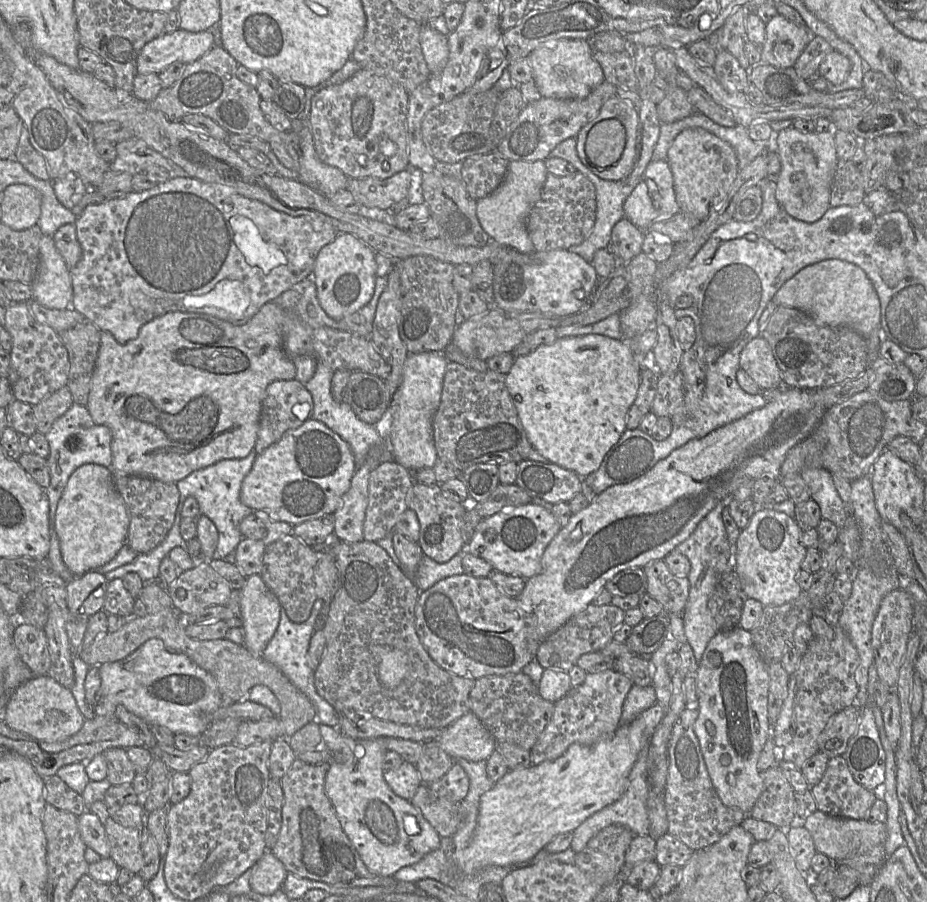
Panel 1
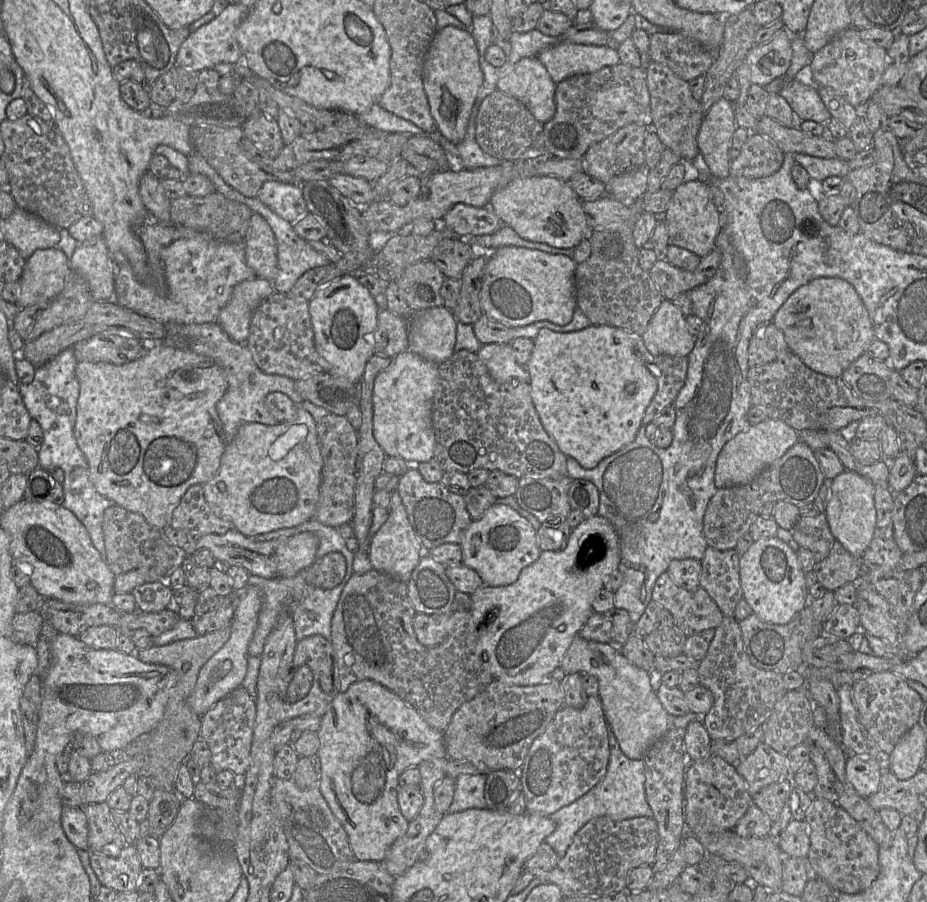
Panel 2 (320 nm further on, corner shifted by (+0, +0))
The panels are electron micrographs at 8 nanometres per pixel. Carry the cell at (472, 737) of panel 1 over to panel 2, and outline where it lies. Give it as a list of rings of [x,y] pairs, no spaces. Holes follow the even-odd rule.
[[[371,680],[355,682],[345,692],[338,692],[322,715],[315,733],[319,741],[316,757],[320,763],[321,795],[345,830],[355,859],[383,861],[390,846],[406,832],[409,823],[401,814],[397,800],[398,778],[406,769],[418,767],[425,760],[446,758],[443,733],[429,726],[396,694]]]

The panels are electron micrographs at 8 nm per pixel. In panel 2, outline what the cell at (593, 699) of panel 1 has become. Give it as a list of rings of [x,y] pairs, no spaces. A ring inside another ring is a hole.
[[[599,695],[589,696],[583,708],[563,705],[558,709],[547,729],[531,744],[519,770],[528,813],[550,816],[601,781],[610,757],[608,730]]]

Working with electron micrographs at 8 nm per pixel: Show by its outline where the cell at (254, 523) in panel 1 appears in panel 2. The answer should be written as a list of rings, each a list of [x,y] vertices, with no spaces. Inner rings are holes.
[[[200,484],[193,485],[186,491],[179,504],[172,512],[169,526],[183,530],[188,534],[190,539],[197,539],[209,534],[224,535],[234,529],[230,520],[221,519],[213,513],[205,499],[204,490]]]

